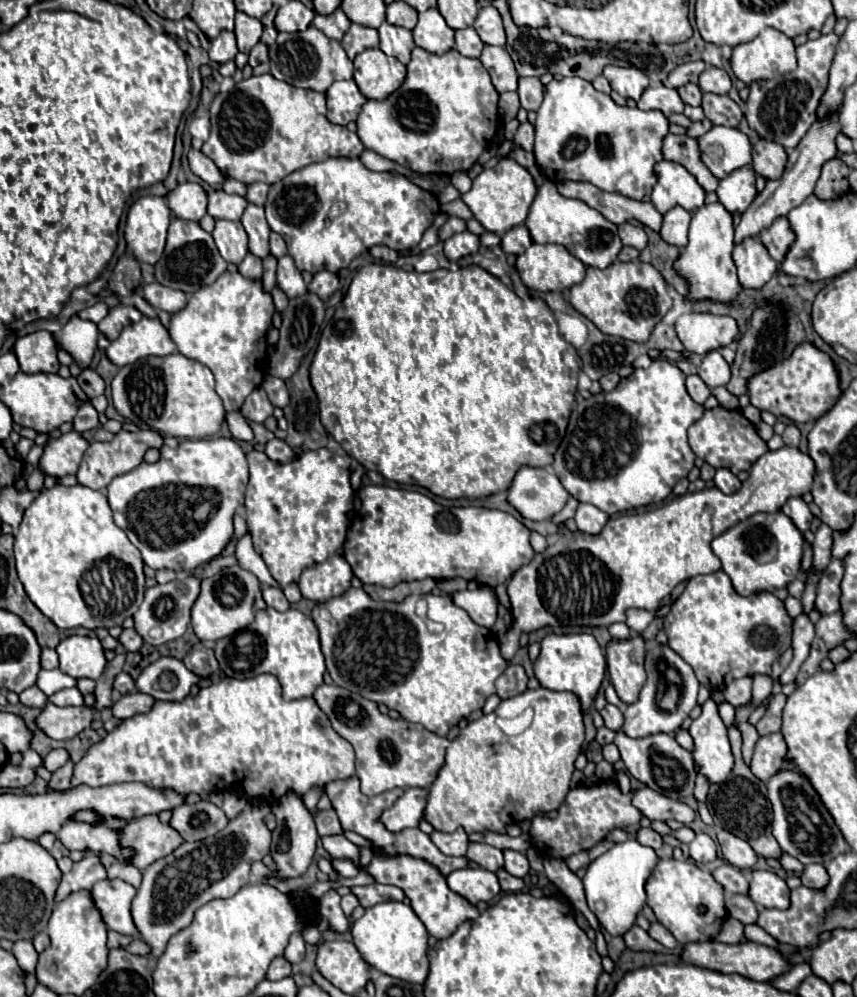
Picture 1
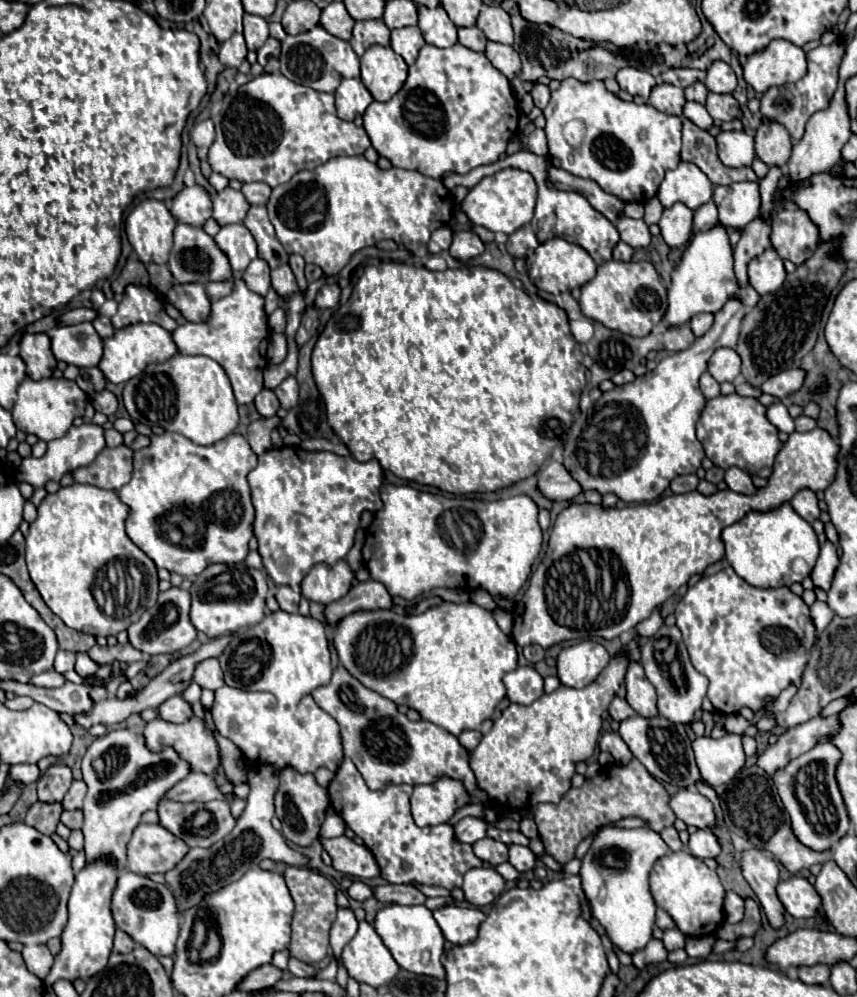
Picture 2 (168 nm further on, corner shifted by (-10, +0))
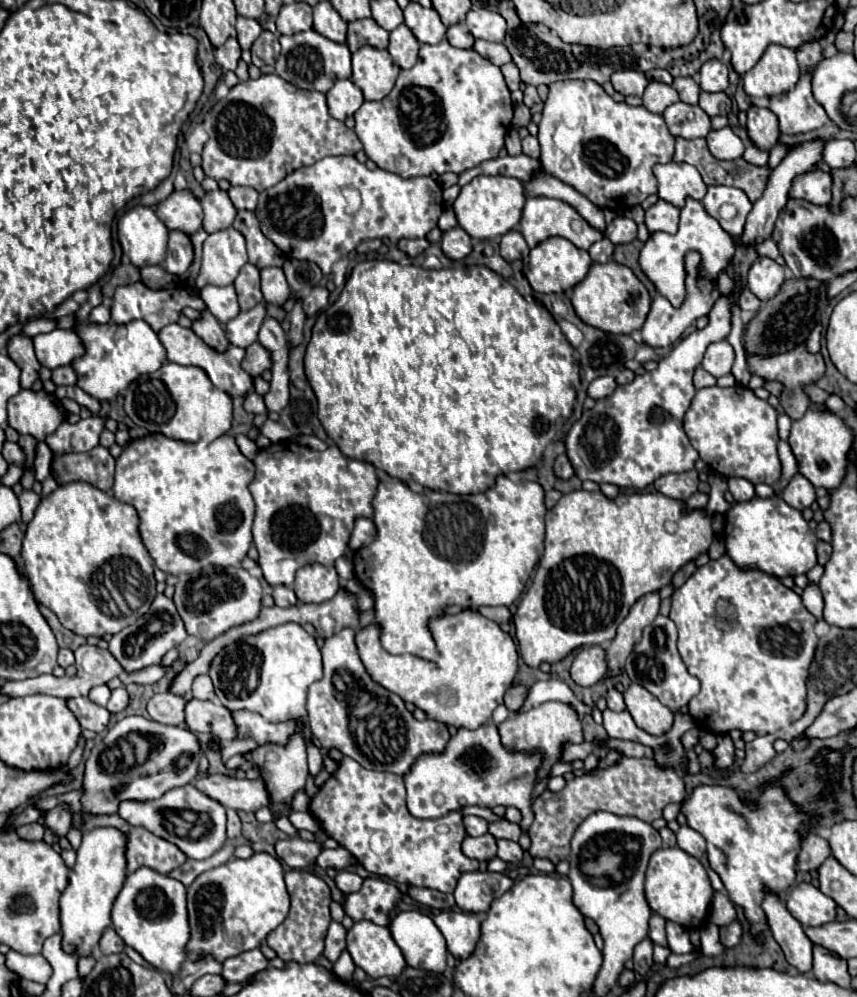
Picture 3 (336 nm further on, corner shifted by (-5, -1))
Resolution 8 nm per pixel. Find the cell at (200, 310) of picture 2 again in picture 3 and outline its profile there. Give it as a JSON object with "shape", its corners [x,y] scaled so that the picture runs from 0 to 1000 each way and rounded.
{"shape":[[[237,310],[235,312],[235,318],[225,322],[225,328],[223,328],[244,348],[251,348],[253,352],[260,352],[265,348],[265,338],[256,326],[256,322],[246,316],[244,310]]]}

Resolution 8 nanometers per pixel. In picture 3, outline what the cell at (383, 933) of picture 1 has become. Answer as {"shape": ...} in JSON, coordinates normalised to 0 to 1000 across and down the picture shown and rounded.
{"shape":[[[468,914],[456,920],[452,930],[477,970],[508,976],[522,972],[519,942],[503,920],[489,914]]]}

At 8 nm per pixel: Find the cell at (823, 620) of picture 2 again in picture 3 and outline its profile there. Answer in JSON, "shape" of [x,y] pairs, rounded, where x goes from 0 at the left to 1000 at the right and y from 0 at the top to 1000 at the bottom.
{"shape":[[[942,587],[939,593],[937,593],[937,607],[951,617],[953,623],[960,623],[960,599],[958,599],[958,593],[953,587]]]}

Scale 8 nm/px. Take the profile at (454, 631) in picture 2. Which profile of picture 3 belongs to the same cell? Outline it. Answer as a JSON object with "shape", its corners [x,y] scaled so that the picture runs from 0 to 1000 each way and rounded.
{"shape":[[[543,611],[533,617],[505,619],[498,629],[512,653],[510,663],[491,661],[477,655],[452,655],[445,647],[447,633],[440,625],[417,631],[414,647],[428,675],[440,687],[494,711],[501,721],[533,731],[559,731],[573,721],[578,709],[587,705],[587,695],[596,689],[603,677],[606,657],[599,641],[594,635],[587,635],[580,625],[566,621],[552,611]]]}

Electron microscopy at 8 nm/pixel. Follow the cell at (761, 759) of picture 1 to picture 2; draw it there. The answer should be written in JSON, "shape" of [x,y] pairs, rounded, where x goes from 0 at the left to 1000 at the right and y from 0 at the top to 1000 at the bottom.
{"shape":[[[952,718],[933,728],[919,730],[903,748],[884,758],[884,768],[903,776],[908,770],[915,770],[924,760],[943,754],[957,744],[966,744],[980,732],[980,720],[973,718]]]}

